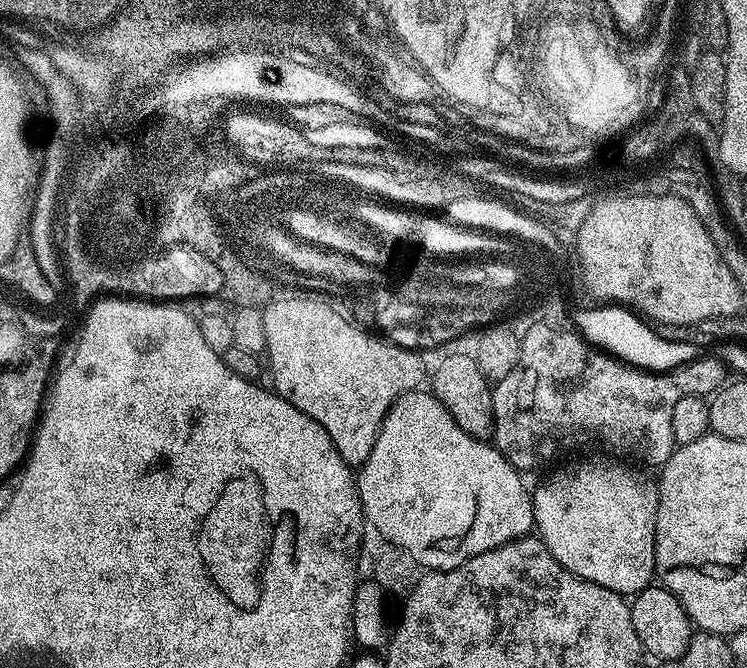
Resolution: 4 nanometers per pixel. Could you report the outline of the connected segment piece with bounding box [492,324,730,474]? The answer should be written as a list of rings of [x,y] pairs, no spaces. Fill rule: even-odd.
[[[531,326],[522,340],[521,354],[514,370],[506,374],[500,391],[492,393],[494,446],[524,474],[550,463],[559,452],[584,448],[587,444],[597,444],[616,458],[645,460],[648,464],[663,466],[678,447],[674,438],[675,404],[687,396],[707,397],[715,393],[730,376],[724,361],[716,354],[697,355],[695,360],[671,368],[669,372],[633,368],[631,364],[588,343],[579,332],[563,330],[560,326]]]

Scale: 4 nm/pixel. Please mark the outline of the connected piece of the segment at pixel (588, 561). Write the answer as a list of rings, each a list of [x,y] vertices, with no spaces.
[[[612,458],[604,459],[608,460],[588,460],[585,464],[574,465],[573,468],[560,468],[553,476],[546,477],[532,492],[532,519],[539,539],[544,541],[544,545],[550,550],[550,554],[554,554],[558,563],[566,570],[570,570],[570,574],[574,574],[586,582],[594,582],[606,590],[614,590],[625,598],[631,598],[649,587],[656,576],[656,519],[658,518],[660,490],[655,479],[647,480],[642,473],[627,468],[627,466],[632,467],[627,463],[617,462]]]

